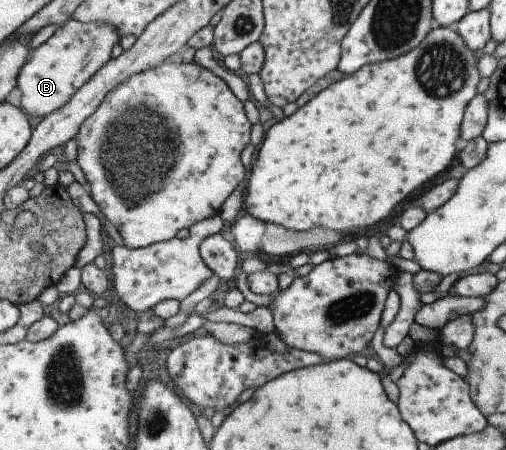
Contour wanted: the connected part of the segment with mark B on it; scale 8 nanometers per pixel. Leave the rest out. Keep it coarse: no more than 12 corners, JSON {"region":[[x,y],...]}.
{"region":[[71,18],[18,77],[27,113],[60,110],[111,61],[118,27]]}

